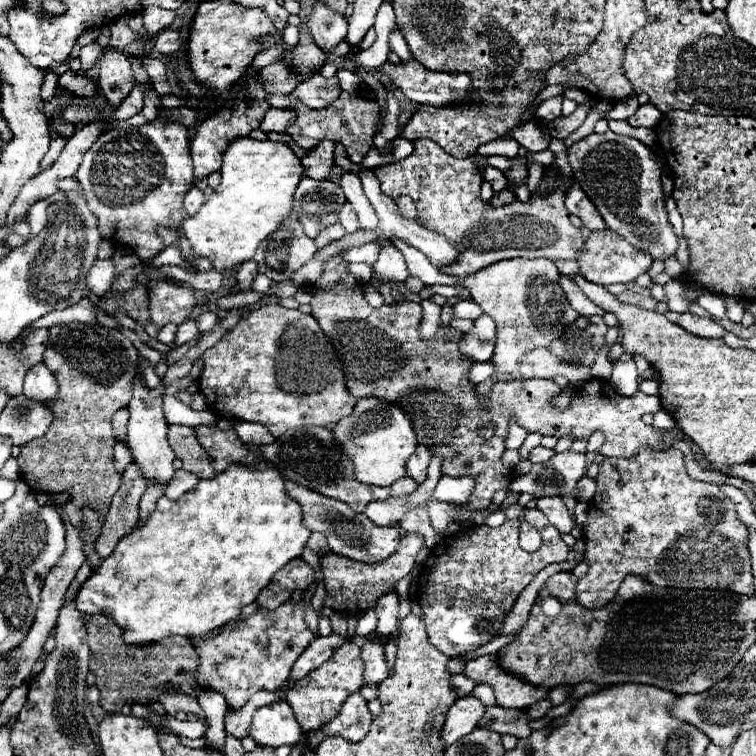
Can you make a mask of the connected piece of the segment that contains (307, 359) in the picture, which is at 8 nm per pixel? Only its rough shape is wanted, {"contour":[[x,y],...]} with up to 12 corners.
{"contour":[[247,310],[203,352],[213,414],[275,438],[357,398],[311,314]]}

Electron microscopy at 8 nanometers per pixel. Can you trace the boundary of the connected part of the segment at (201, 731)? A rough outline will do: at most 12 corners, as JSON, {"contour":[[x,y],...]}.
{"contour":[[167,716],[167,726],[177,736],[203,738],[209,722],[197,718],[195,722],[179,722]]}

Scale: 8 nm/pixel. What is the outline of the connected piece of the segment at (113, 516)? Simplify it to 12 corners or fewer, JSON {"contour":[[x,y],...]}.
{"contour":[[127,466],[95,544],[101,560],[137,522],[145,480]]}

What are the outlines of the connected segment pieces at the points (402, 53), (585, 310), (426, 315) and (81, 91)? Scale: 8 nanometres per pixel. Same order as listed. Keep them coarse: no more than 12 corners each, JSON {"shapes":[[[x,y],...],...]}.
{"shapes":[[[397,28],[389,36],[391,50],[401,62],[413,58]],[[561,278],[569,304],[583,316],[603,316],[577,284]],[[423,300],[421,340],[433,340],[441,324],[441,306]],[[65,72],[59,86],[77,96],[97,96],[99,88],[87,74]]]}

